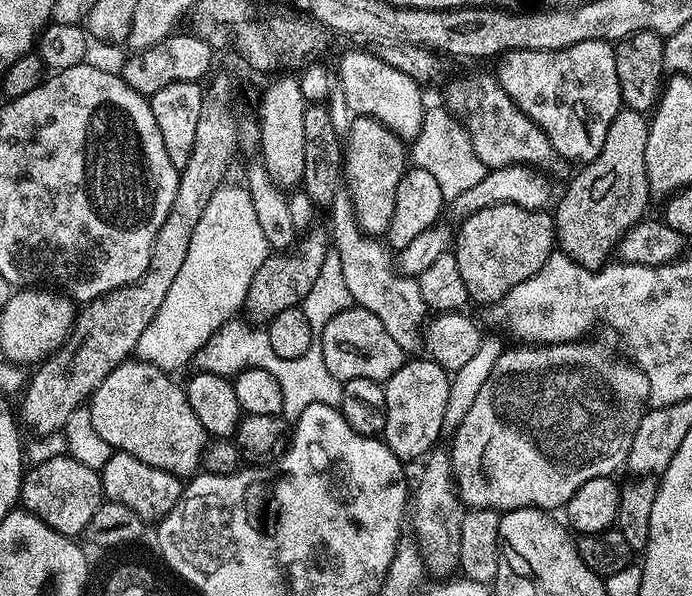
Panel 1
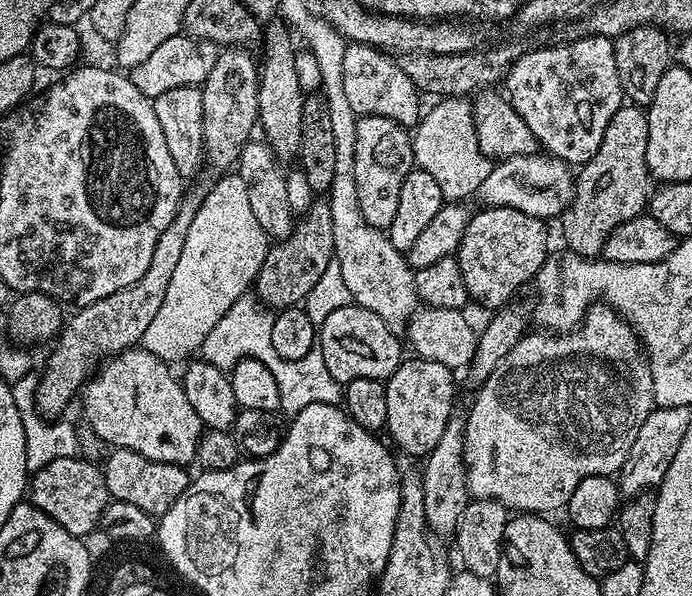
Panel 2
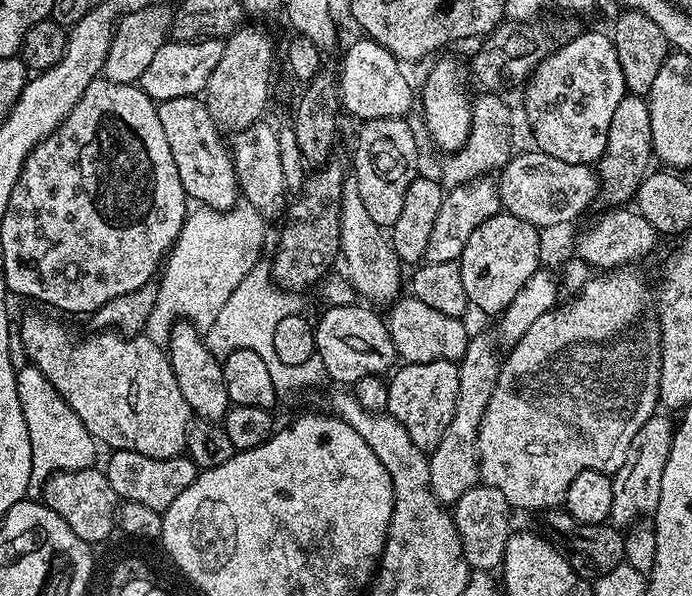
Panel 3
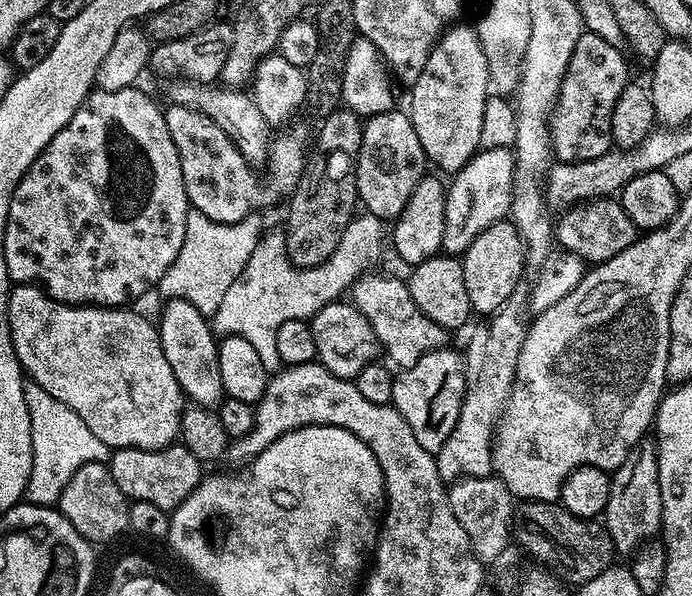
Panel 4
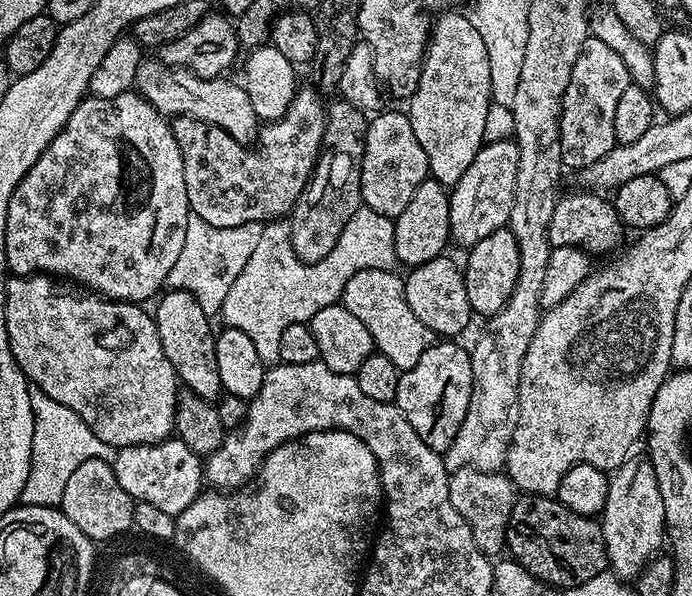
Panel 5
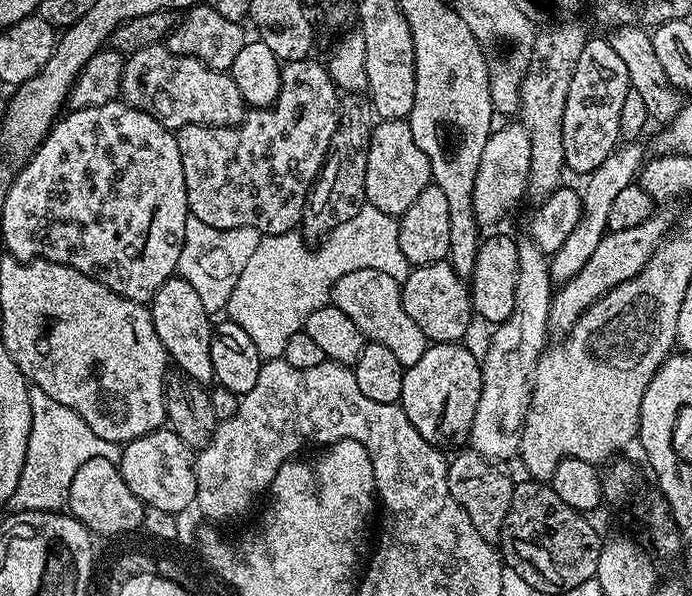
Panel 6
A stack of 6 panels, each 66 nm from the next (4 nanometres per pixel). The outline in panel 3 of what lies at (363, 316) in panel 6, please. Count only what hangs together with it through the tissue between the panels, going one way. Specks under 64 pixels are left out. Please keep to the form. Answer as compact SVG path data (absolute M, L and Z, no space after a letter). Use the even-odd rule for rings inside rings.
M411 294L401 295L388 309L386 323L396 347L396 355L401 361L410 364L435 360L458 362L466 354L470 331L461 317L442 314L441 311L426 306L426 302L418 302Z

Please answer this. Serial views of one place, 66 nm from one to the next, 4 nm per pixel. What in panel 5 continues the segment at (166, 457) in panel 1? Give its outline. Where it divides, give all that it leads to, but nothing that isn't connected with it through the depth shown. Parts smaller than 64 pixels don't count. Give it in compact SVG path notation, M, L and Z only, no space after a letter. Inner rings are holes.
M13 275L8 282L6 290L6 306L2 309L6 314L6 334L10 342L10 350L18 362L20 369L35 387L41 388L54 402L62 402L62 406L68 406L75 414L86 422L90 430L109 444L113 449L134 446L135 444L159 444L173 435L176 427L176 397L178 395L178 381L174 366L170 366L170 358L162 350L162 342L158 338L156 321L151 315L143 312L141 305L136 302L121 302L109 300L99 294L80 294L84 296L71 296L68 292L59 292L52 284L53 281L47 275L34 276Z

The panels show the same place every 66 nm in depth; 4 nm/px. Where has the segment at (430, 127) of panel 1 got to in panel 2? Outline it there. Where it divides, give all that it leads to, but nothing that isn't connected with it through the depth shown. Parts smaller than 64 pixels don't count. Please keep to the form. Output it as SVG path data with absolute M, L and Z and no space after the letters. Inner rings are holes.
M445 97L434 103L432 108L425 109L415 125L412 134L413 163L434 178L445 201L460 202L479 191L490 174L493 161L478 144L473 103L467 97Z

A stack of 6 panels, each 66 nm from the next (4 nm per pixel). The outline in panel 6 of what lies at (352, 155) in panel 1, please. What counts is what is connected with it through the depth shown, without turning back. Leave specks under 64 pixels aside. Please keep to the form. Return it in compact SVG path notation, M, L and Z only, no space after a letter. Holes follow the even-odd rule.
M407 119L402 120L380 120L372 129L372 137L368 143L366 154L366 201L374 205L382 214L390 214L394 217L401 217L426 190L426 186L432 183L432 171L430 162L422 150L418 150L418 142L414 142L414 134L410 134L410 126Z

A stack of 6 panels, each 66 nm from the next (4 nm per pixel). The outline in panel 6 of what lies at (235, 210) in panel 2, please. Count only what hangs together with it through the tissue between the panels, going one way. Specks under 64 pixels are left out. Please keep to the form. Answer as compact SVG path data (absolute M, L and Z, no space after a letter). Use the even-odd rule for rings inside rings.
M189 215L186 222L186 238L182 242L182 254L178 258L176 272L179 279L190 282L202 298L202 306L206 306L209 314L224 310L239 275L245 269L246 258L254 253L261 232L256 228L215 228L206 226L194 215Z

